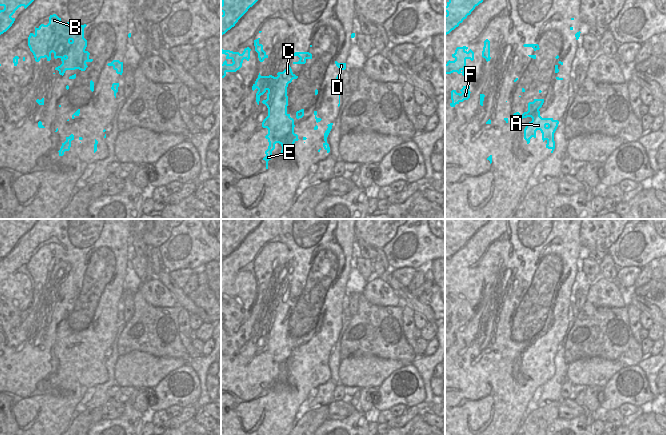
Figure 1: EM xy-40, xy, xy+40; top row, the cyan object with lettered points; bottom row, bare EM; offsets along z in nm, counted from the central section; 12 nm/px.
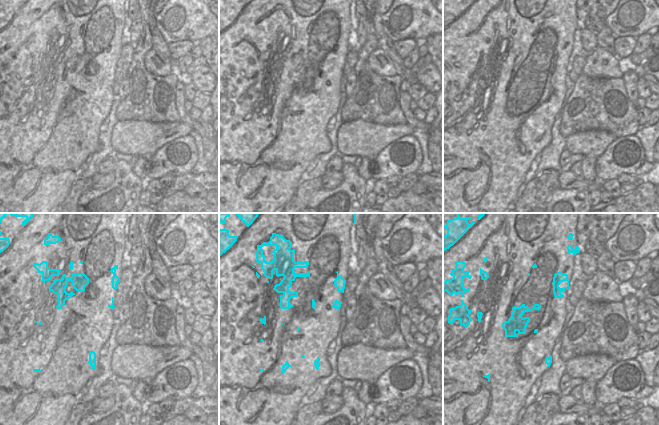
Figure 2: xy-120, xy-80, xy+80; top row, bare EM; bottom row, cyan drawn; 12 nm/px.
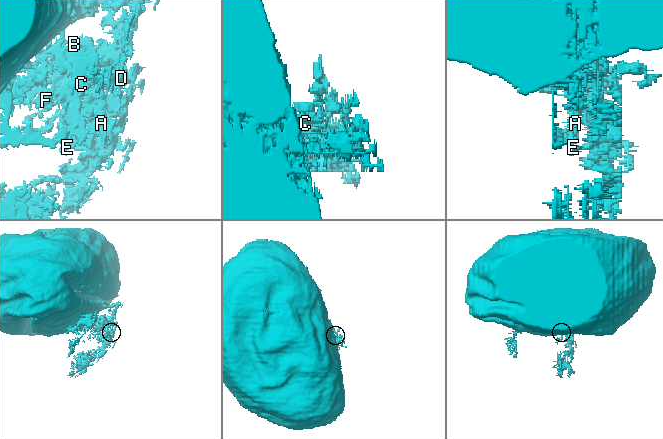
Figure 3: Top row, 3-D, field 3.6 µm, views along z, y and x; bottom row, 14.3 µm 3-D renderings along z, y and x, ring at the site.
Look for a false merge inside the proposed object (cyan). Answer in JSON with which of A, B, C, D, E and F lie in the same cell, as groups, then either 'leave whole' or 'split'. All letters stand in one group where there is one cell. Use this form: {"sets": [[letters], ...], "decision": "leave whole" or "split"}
{"sets": [["A", "B", "C", "D", "E", "F"]], "decision": "leave whole"}

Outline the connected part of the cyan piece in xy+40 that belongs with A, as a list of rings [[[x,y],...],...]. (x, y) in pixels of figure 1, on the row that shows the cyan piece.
[[[534,99],[533,102],[528,103],[528,111],[522,115],[519,112],[513,114],[518,119],[531,117],[532,121],[526,124],[524,129],[524,139],[527,144],[530,143],[532,137],[536,138],[536,131],[540,130],[542,133],[543,142],[546,140],[546,148],[551,149],[553,153],[555,149],[554,133],[558,127],[559,121],[553,118],[542,118],[539,109],[542,107],[544,99]]]

